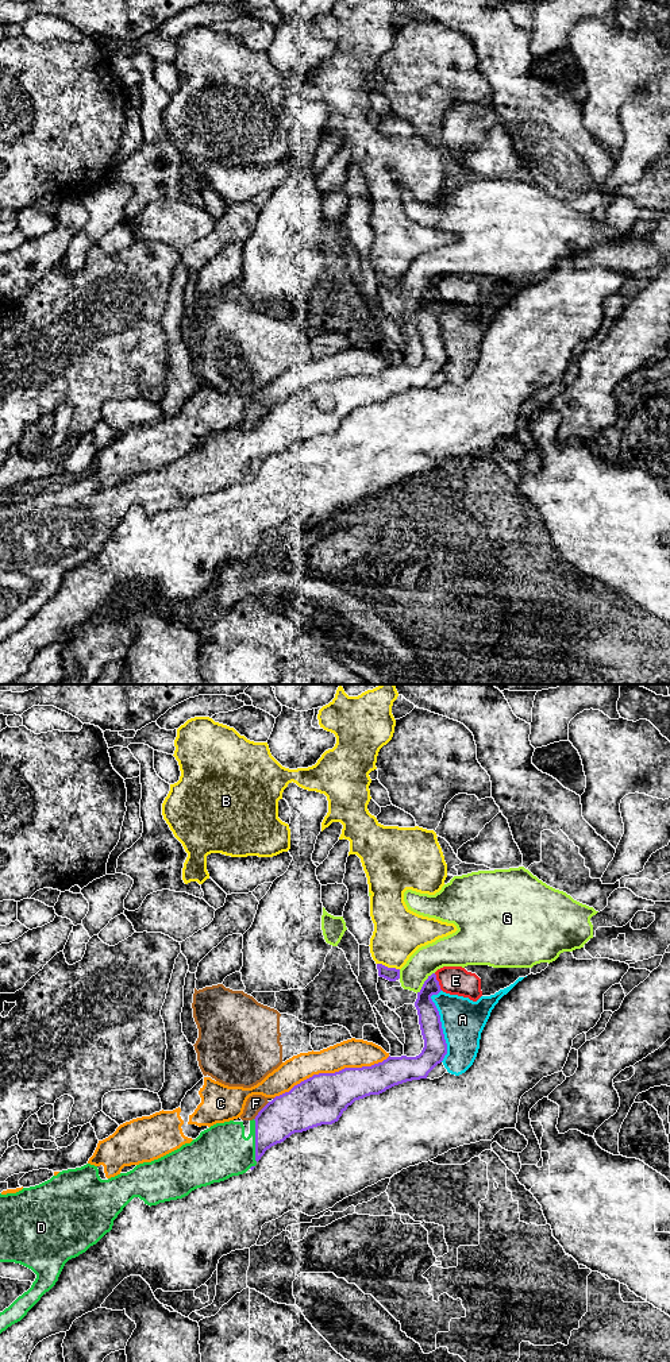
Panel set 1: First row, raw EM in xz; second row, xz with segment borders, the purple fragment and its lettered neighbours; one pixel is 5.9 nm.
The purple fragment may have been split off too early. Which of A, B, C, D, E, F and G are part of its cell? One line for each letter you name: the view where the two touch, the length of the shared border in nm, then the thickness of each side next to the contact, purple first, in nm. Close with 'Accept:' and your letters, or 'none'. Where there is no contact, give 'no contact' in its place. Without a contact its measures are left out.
D: contact in xz; length 260 nm; calibres 240 and 320 nm
Accept: D

